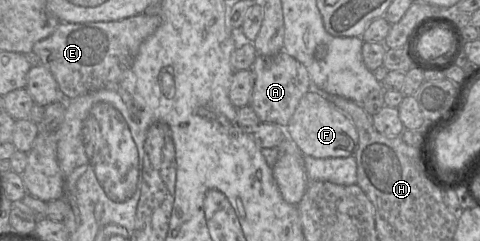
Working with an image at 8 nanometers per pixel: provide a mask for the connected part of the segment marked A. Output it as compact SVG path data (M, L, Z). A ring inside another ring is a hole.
M281 50L271 57L257 55L251 70L255 74L255 84L249 105L260 122L273 123L284 129L301 98L313 88L307 69L294 57Z

